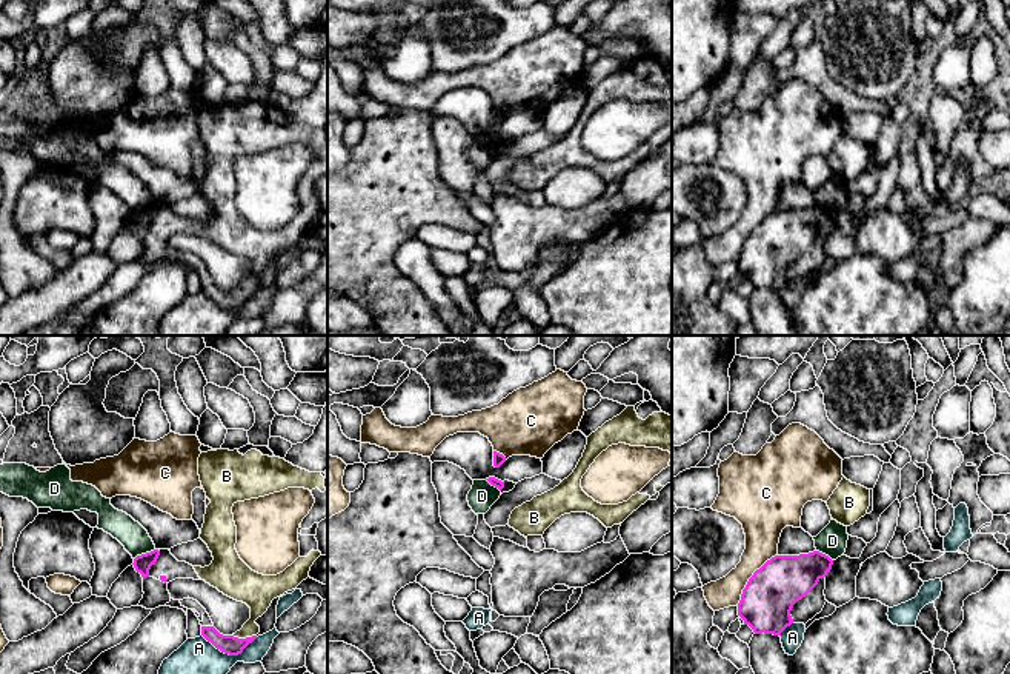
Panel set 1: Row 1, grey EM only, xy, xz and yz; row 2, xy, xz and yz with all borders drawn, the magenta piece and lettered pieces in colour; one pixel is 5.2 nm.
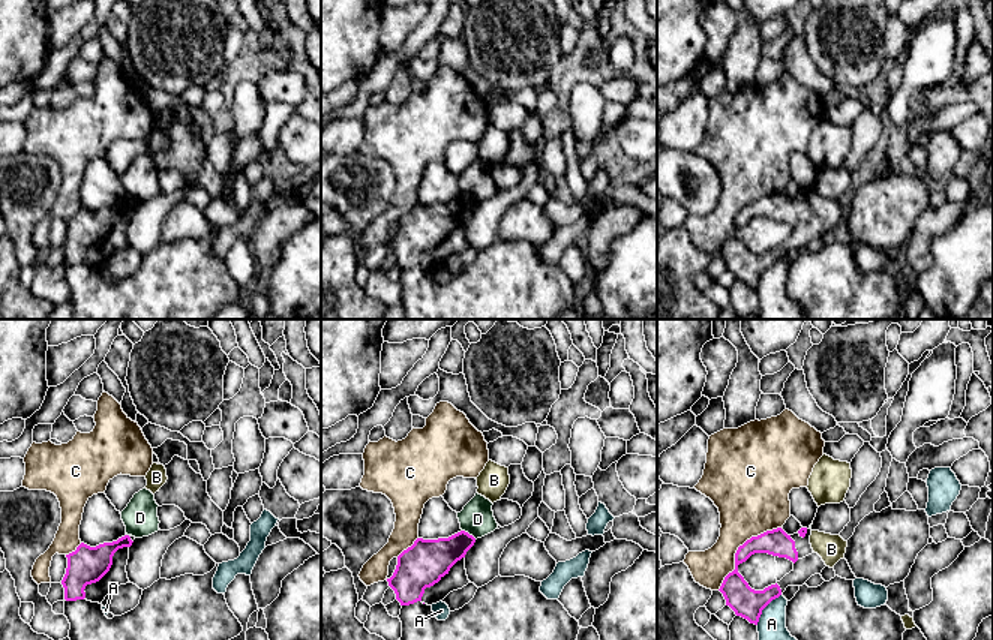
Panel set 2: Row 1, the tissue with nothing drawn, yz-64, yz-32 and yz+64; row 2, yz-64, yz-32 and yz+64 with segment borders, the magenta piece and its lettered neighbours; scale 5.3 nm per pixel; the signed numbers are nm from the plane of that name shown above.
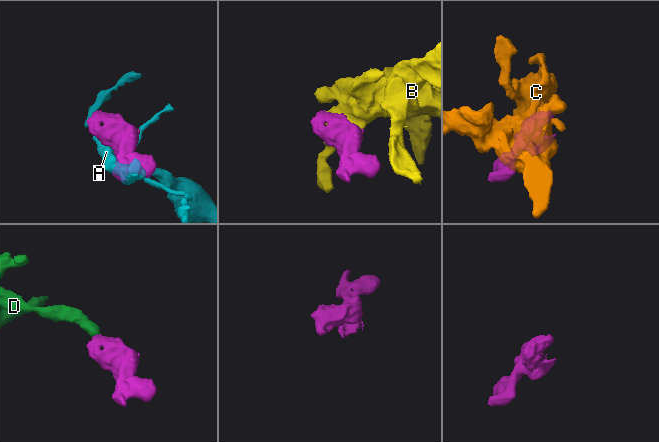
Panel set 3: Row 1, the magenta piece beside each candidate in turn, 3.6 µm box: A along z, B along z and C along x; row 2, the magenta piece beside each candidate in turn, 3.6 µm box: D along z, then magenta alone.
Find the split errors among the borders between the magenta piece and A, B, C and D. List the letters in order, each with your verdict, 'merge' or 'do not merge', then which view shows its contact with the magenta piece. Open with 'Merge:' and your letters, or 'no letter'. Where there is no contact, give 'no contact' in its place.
Merge: B
A: do not merge | xy
B: merge | xy
C: do not merge | yz
D: do not merge | xy

